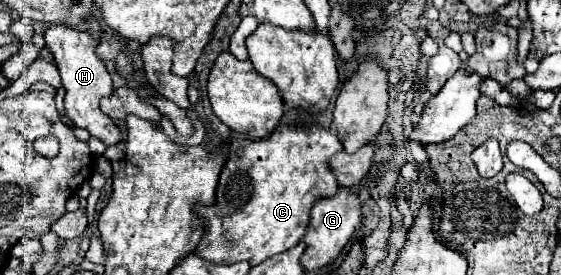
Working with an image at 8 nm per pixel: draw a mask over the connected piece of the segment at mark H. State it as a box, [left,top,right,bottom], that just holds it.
[44,16,122,146]

